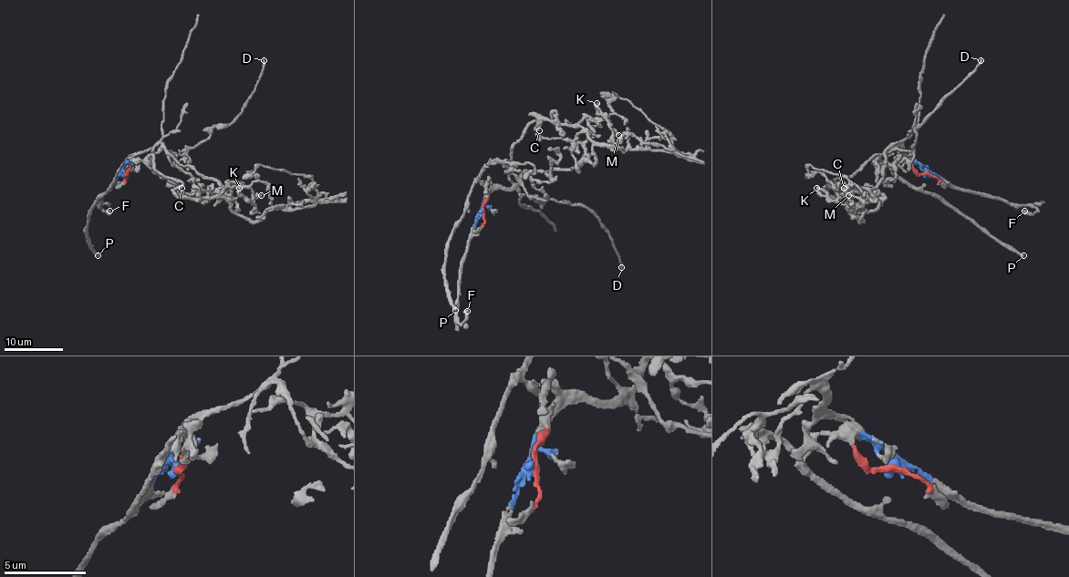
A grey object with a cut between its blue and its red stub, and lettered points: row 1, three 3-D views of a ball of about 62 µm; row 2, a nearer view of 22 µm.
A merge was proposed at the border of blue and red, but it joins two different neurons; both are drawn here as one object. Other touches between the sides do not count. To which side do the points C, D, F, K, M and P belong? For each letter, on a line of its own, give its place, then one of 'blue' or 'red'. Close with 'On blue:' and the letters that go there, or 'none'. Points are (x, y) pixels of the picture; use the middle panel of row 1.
C: (539, 130) | red
D: (621, 267) | red
F: (467, 311) | blue
K: (596, 103) | blue
M: (618, 135) | blue
P: (455, 310) | red
On blue: F, K, M

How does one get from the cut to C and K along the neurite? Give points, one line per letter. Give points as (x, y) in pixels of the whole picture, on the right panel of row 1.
C: (925, 173), (898, 161), (889, 167), (876, 159), (876, 154), (851, 176), (832, 183), (827, 195), (844, 188)
K: (925, 173), (893, 143), (885, 151), (882, 178), (874, 188), (832, 183), (836, 198), (832, 200), (816, 188)

